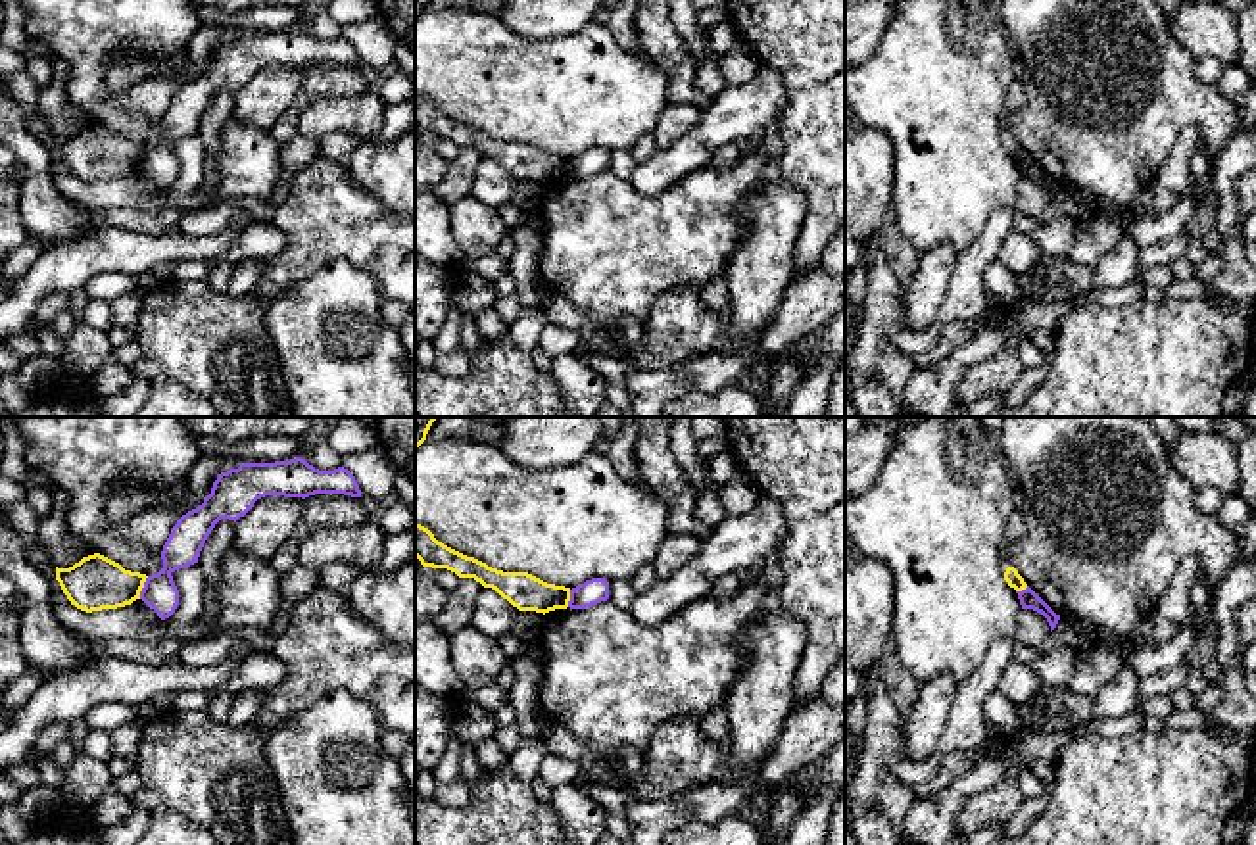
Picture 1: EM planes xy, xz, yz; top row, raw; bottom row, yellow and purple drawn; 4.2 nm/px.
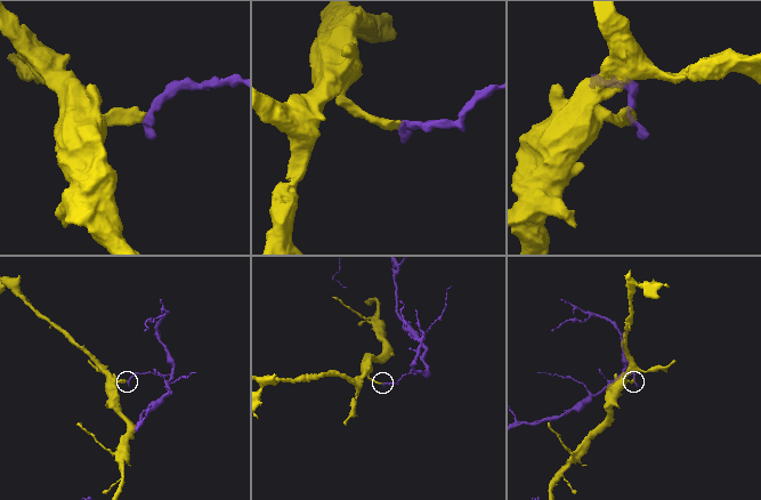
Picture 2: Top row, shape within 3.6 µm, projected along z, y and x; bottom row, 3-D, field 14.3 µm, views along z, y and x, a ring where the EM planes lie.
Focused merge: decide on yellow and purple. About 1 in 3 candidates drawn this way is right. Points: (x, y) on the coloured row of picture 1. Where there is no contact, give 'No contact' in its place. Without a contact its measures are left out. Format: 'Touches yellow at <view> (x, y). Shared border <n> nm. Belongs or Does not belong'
Touches yellow at xy (143, 586). Shared border 100 nm. Does not belong

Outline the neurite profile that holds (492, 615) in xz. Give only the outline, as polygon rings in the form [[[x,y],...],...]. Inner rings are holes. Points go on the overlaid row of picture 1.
[[[482,586],[469,613],[469,624],[474,630],[497,640],[511,630],[517,611],[519,609],[503,599],[495,590]]]

